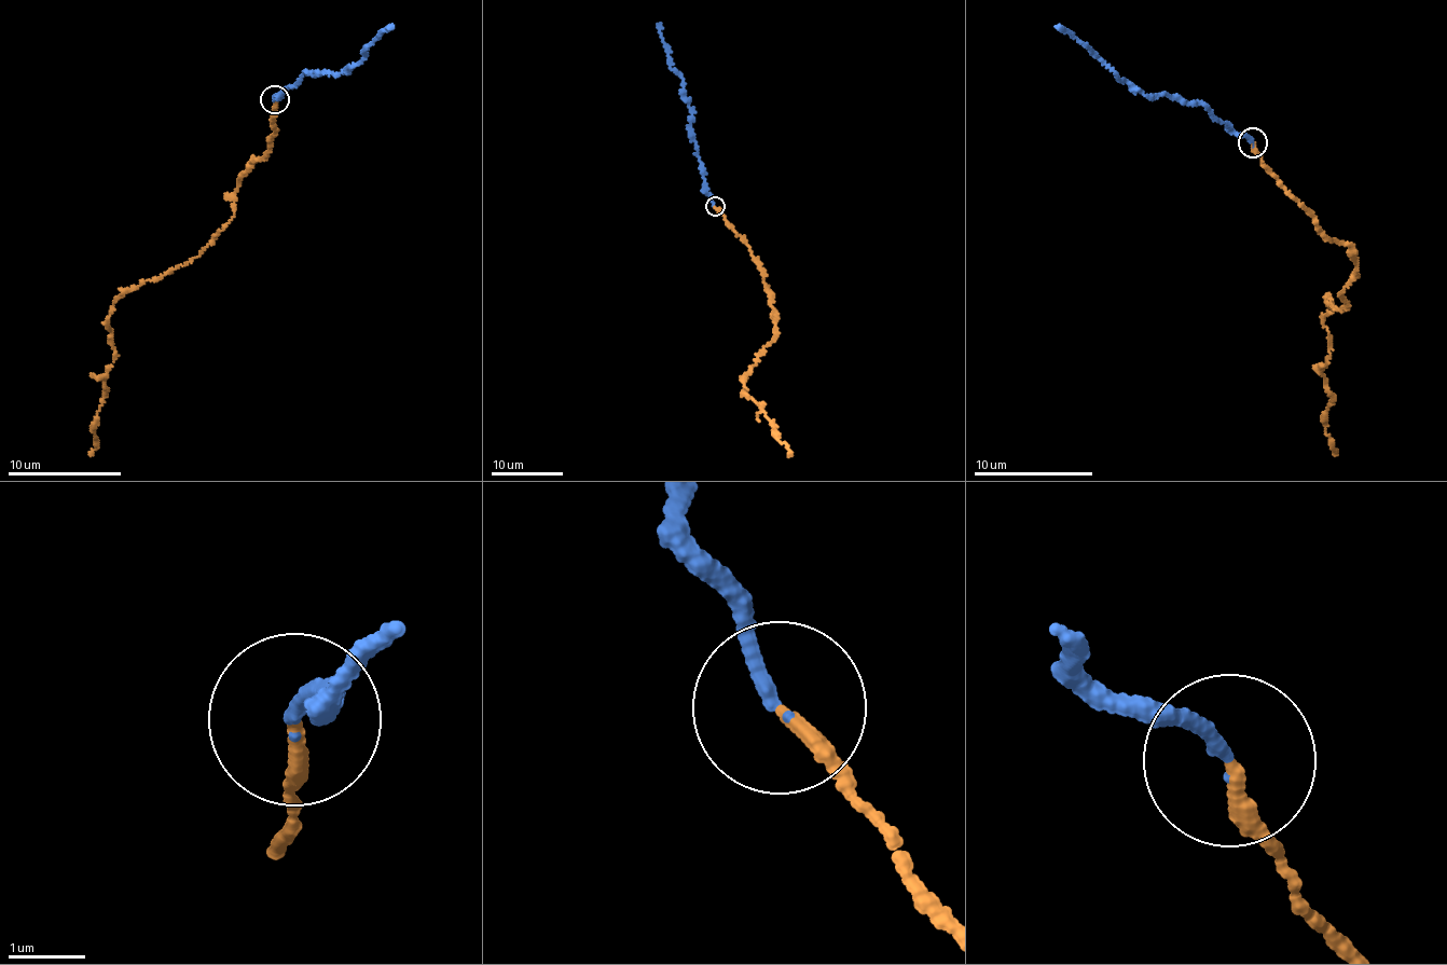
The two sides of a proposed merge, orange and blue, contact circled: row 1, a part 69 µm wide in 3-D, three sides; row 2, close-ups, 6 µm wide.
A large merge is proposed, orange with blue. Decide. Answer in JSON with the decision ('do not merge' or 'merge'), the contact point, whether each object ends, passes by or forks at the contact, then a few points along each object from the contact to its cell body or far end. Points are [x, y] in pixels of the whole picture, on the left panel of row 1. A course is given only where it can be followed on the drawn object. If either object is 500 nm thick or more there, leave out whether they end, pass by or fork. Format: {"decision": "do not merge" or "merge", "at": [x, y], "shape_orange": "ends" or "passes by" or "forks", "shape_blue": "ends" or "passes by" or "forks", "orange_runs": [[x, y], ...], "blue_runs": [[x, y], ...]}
{"decision": "merge", "at": [275, 99], "shape_orange": "ends", "shape_blue": "ends", "orange_runs": [[275, 100], [269, 152], [237, 181], [234, 217], [197, 257], [114, 300], [109, 320], [116, 358], [88, 454]], "blue_runs": [[275, 100], [305, 71], [315, 77], [325, 72], [335, 77], [347, 71], [361, 60], [363, 46], [394, 25]]}

